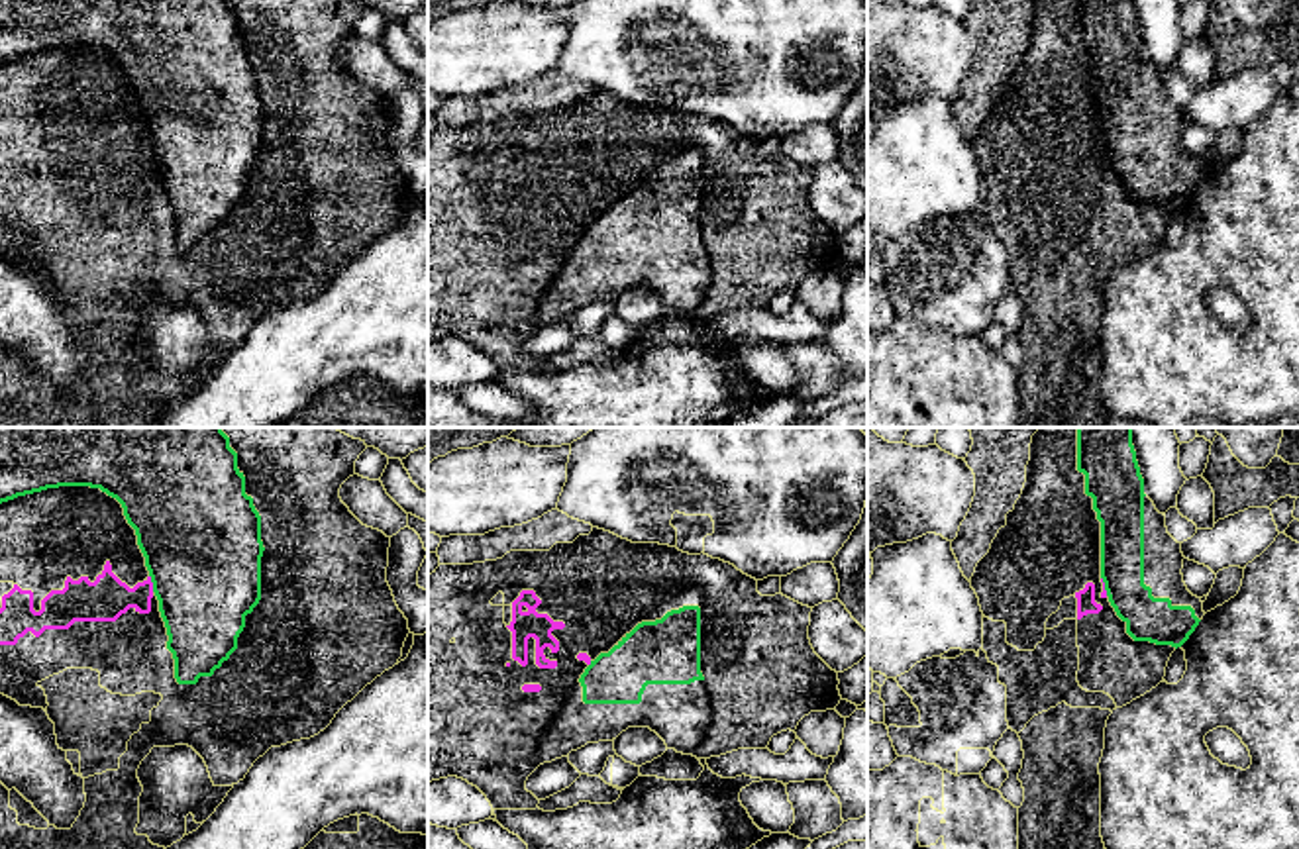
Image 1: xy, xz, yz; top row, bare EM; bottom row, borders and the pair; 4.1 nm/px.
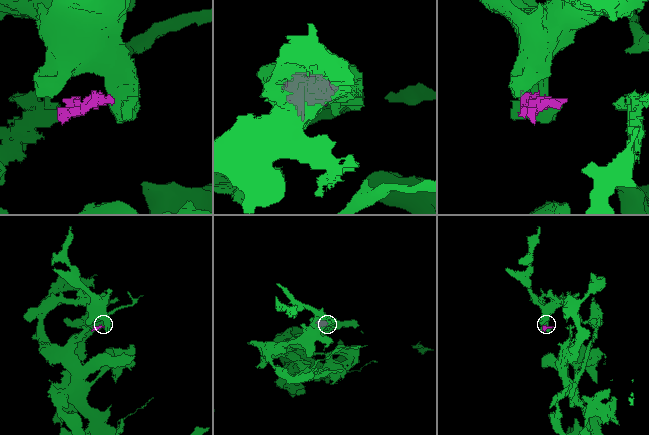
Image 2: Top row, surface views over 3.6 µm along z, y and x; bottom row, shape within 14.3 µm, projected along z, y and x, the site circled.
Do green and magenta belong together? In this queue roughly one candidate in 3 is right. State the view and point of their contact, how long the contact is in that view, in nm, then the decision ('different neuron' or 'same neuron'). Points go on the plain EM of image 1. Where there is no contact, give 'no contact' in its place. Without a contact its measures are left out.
contact xy (152, 142); length 70 nm; different neuron

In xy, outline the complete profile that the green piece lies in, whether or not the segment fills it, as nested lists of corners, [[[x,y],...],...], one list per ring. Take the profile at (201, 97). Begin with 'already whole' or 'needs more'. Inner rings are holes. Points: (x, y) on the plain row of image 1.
already whole; [[[0,0],[0,65],[59,47],[100,49],[116,59],[135,90],[159,173],[167,188],[167,210],[179,245],[196,245],[237,210],[245,176],[261,161],[261,76],[245,55],[245,37],[230,0]]]

